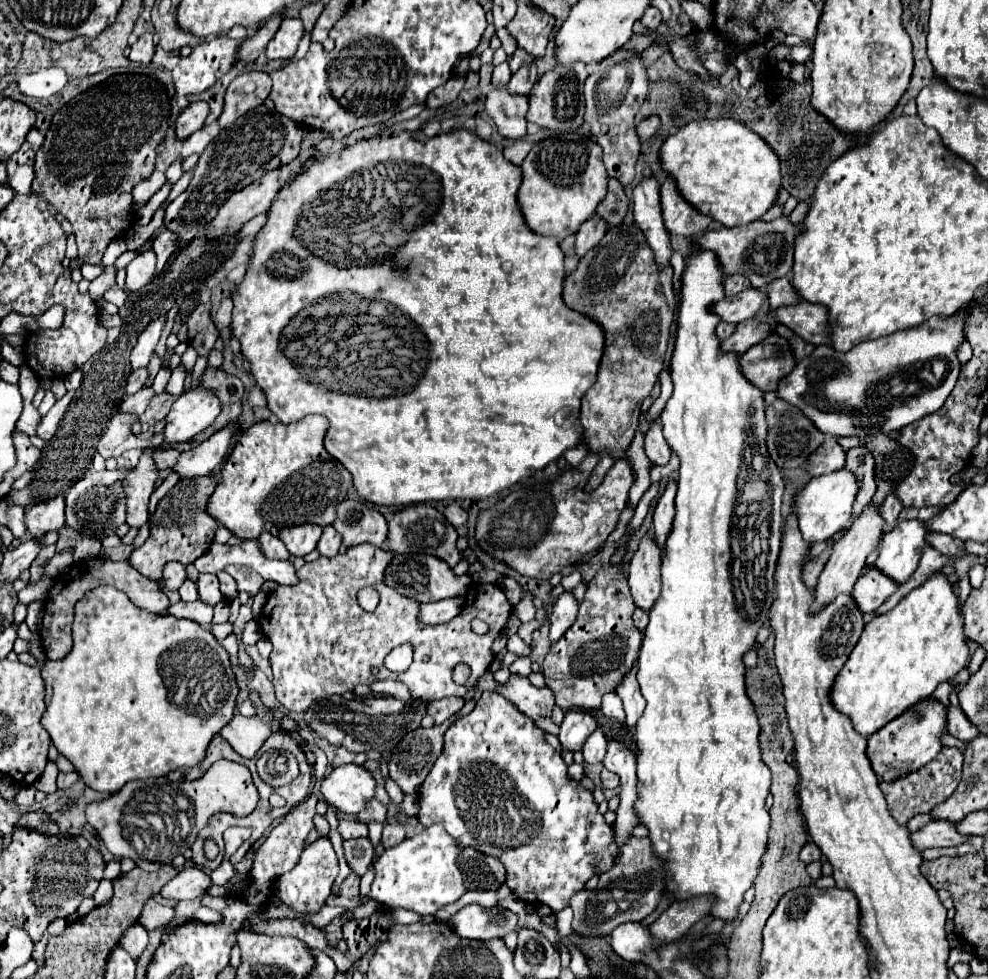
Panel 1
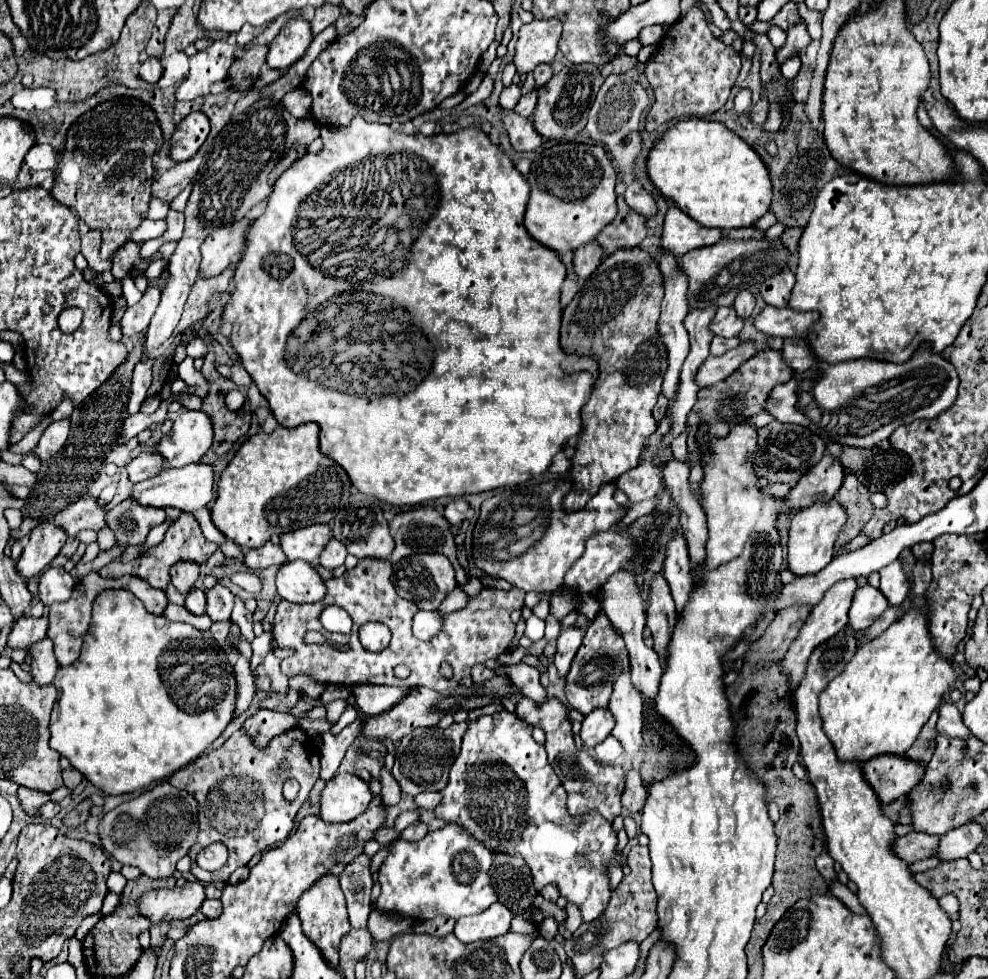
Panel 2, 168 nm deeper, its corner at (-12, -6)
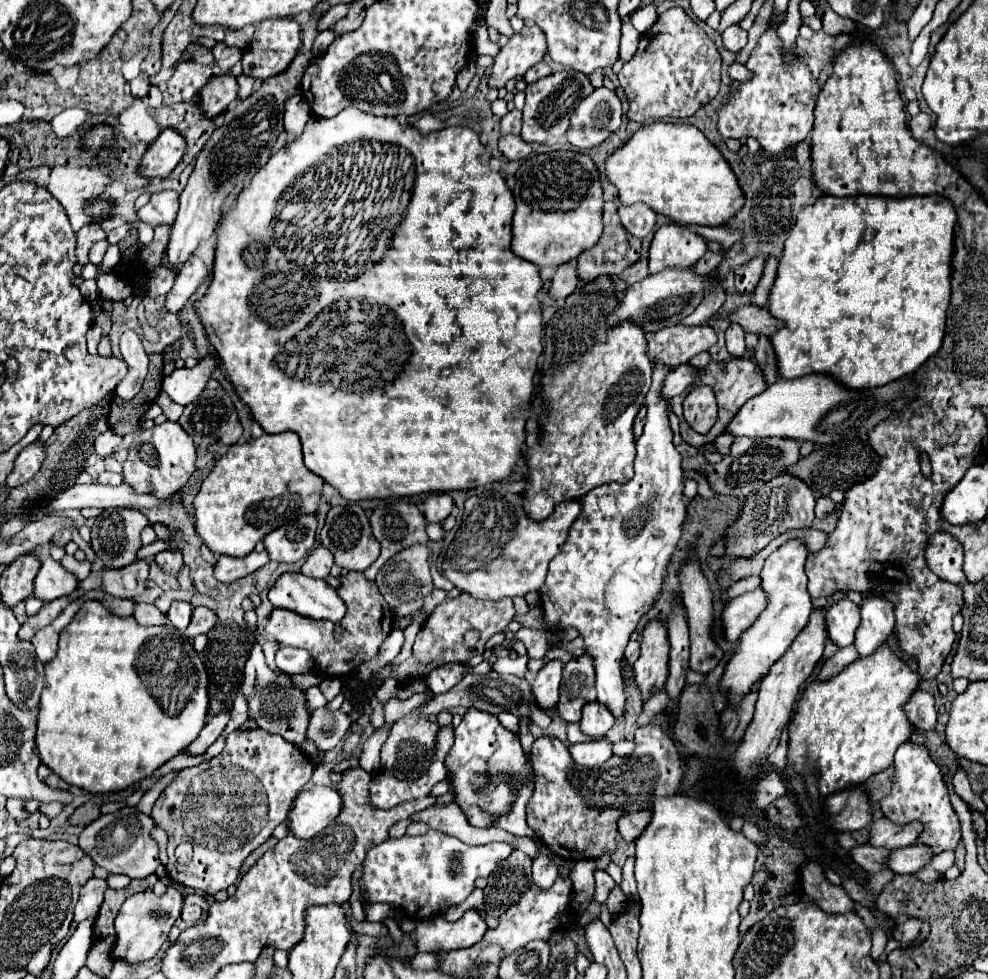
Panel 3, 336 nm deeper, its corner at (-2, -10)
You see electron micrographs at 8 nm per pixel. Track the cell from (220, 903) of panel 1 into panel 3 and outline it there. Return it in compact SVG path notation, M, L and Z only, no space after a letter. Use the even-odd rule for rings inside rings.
M186 905L184 909L182 909L182 915L180 915L184 921L188 921L188 923L196 923L200 917L202 917L202 909L198 907L198 905Z

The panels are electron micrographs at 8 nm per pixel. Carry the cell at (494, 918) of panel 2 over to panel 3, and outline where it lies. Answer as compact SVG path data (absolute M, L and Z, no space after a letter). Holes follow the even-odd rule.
M468 909L458 921L452 921L452 923L436 915L432 919L417 921L416 945L418 945L418 951L424 951L424 953L432 953L438 949L444 949L444 951L464 949L478 943L484 937L484 931L488 931L488 925L474 909Z

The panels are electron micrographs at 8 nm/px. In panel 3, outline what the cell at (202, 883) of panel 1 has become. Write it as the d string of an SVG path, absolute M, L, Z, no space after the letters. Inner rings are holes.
M172 885L162 897L156 897L152 891L128 897L116 917L116 947L112 949L114 959L126 959L130 963L142 963L146 959L152 959L166 941L170 927L180 917L182 907L184 907L184 895Z

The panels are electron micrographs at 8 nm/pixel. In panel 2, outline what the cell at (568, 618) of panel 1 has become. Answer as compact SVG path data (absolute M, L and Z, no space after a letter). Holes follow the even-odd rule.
M568 627L568 629L562 629L560 631L560 637L558 637L558 651L554 655L554 665L558 669L558 675L560 679L564 679L570 671L570 663L582 643L582 629L576 629L576 627Z

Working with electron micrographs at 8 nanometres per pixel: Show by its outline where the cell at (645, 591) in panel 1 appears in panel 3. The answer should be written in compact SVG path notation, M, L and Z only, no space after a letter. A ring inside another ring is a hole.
M652 619L640 635L640 659L634 663L636 687L642 691L644 701L664 687L668 679L668 661L670 645L666 623L662 623L662 619Z

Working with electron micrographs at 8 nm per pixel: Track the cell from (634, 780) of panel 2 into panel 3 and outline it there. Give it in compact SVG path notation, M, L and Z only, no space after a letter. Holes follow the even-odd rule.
M648 809L638 811L638 813L624 813L618 819L618 831L624 837L624 841L634 841L644 831L648 821L650 821L650 811Z

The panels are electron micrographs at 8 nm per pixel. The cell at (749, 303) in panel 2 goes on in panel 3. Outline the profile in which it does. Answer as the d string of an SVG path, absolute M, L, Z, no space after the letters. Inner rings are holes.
M730 323L730 327L726 329L726 347L736 357L742 357L746 353L746 347L744 347L744 329L740 325Z

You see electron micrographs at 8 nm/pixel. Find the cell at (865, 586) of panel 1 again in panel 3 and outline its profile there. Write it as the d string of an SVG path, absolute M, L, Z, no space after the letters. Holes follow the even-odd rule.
M840 599L826 613L828 637L838 647L846 647L854 643L854 633L858 625L860 625L860 607L850 599Z

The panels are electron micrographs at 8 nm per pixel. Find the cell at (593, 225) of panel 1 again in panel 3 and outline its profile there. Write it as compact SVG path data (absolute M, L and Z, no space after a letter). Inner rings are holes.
M568 261L564 265L558 265L554 277L552 277L552 285L550 285L550 295L556 301L566 299L578 285L578 277L576 277L576 263Z

